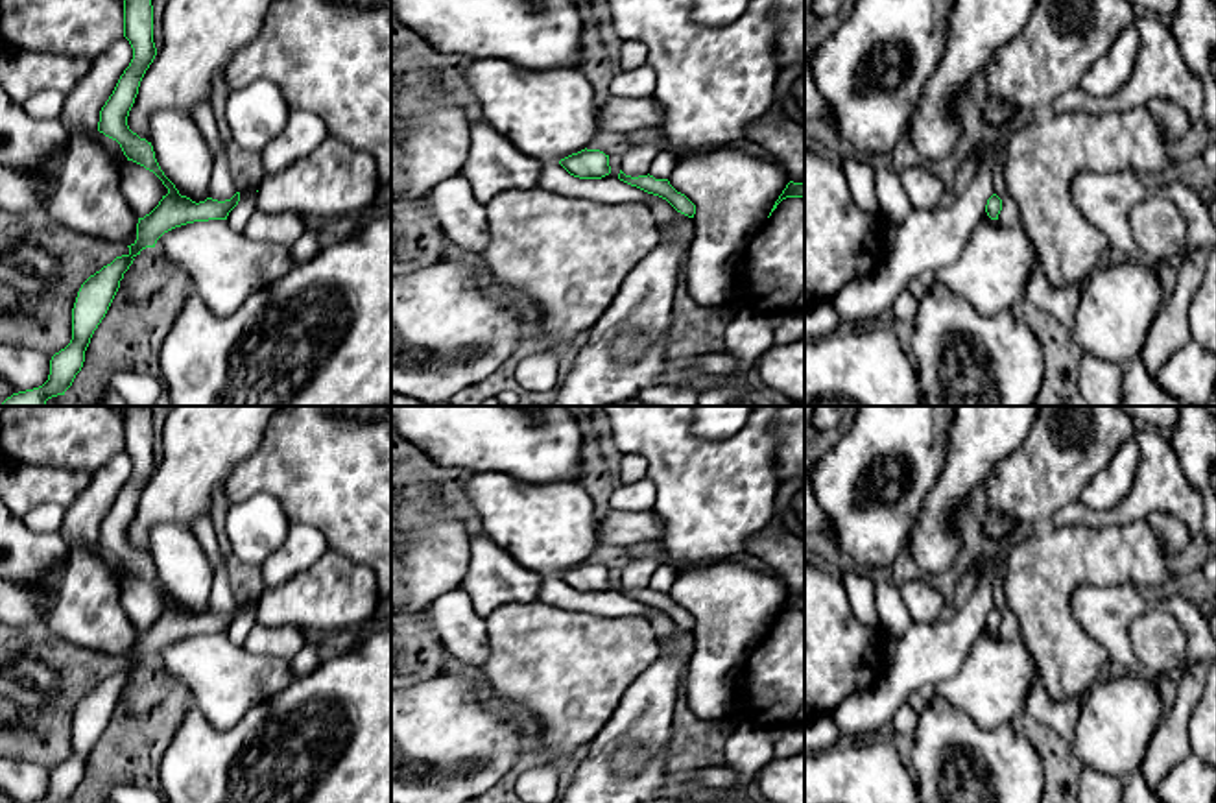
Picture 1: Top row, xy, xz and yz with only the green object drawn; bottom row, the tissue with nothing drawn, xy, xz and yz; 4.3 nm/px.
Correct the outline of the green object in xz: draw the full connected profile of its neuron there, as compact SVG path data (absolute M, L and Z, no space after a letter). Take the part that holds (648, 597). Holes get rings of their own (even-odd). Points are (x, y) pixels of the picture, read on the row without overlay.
M622 583L618 587L618 593L637 600L648 607L659 609L662 613L666 613L677 626L694 631L696 628L696 618L681 605L677 605L668 593L655 593L653 589L638 589L638 591L631 591L626 589Z

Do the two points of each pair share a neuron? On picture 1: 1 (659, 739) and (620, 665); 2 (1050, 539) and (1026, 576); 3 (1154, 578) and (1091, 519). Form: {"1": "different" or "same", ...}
{"1": "different", "2": "same", "3": "different"}

